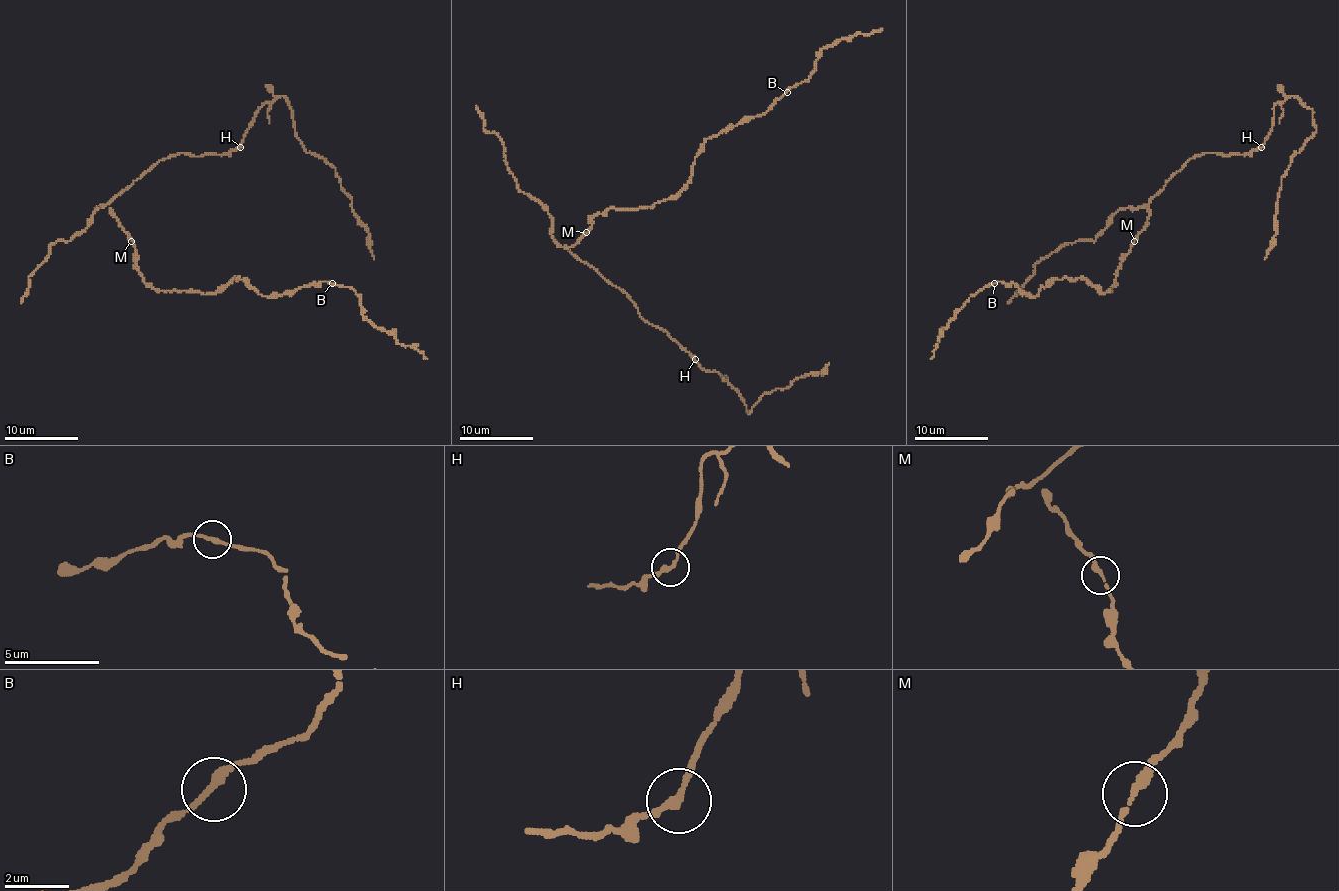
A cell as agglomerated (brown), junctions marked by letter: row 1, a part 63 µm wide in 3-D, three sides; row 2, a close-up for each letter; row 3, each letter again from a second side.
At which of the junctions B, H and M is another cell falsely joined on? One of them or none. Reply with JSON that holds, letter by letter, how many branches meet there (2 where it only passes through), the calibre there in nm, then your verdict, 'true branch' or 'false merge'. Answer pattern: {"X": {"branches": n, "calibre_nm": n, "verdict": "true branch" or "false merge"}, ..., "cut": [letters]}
{"B": {"branches": 2, "calibre_nm": 200, "verdict": "true branch"}, "H": {"branches": 2, "calibre_nm": 200, "verdict": "true branch"}, "M": {"branches": 2, "calibre_nm": 200, "verdict": "true branch"}, "cut": []}

